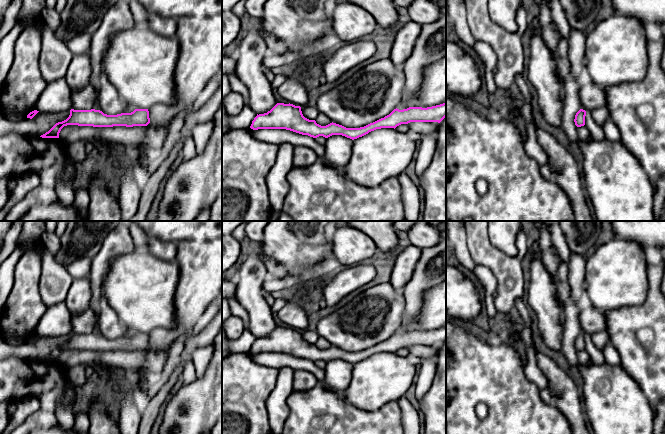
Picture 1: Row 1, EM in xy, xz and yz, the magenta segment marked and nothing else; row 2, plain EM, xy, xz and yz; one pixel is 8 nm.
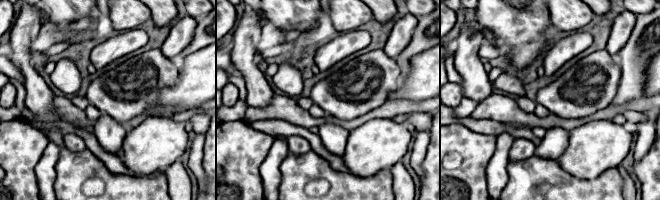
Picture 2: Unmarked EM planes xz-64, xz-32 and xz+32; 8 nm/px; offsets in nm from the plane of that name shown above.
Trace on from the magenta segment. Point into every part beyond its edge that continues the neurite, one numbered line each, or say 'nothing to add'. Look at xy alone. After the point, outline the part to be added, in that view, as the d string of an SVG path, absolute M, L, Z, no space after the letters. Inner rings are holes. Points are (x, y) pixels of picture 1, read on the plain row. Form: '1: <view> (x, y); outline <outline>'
nothing to add

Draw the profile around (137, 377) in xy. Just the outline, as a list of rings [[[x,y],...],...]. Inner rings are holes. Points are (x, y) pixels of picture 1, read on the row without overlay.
[[[131,371],[128,372],[131,381],[132,381],[132,386],[134,388],[134,391],[136,393],[137,397],[140,397],[138,393],[138,385],[144,383],[148,378],[153,377],[154,375],[149,374],[148,372],[142,372],[142,371]]]

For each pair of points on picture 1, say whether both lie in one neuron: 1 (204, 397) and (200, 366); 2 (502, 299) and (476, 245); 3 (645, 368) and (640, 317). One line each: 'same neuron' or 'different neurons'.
1: different neurons
2: same neuron
3: same neuron

